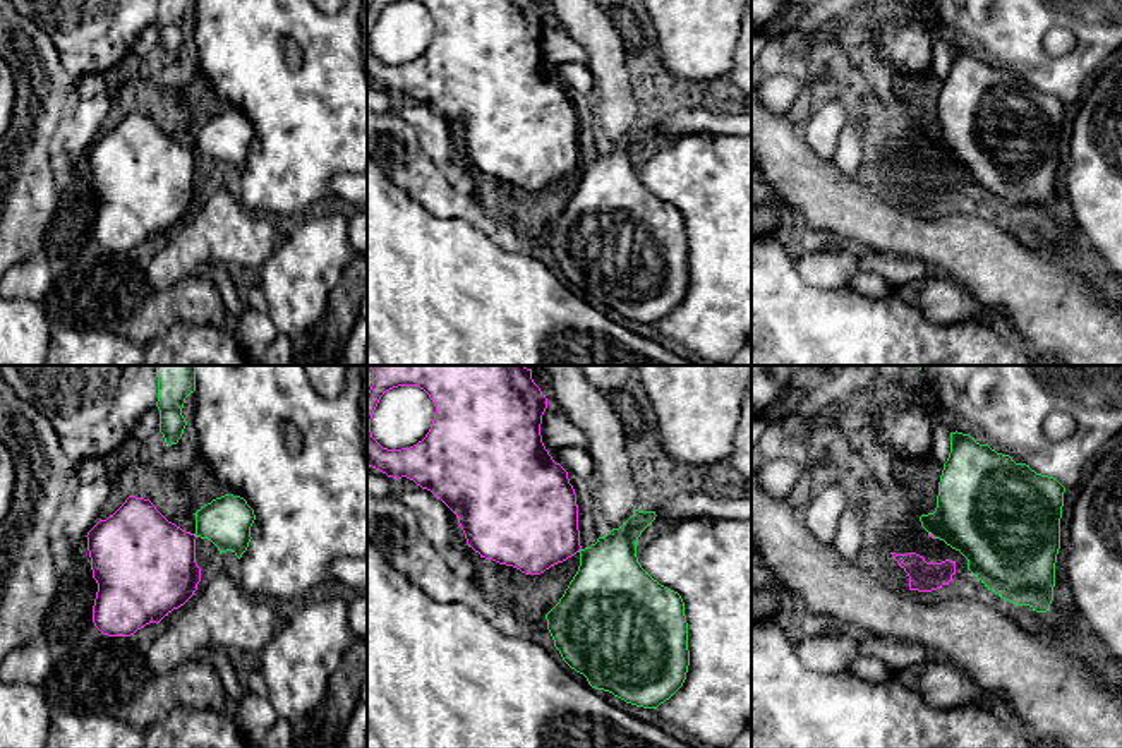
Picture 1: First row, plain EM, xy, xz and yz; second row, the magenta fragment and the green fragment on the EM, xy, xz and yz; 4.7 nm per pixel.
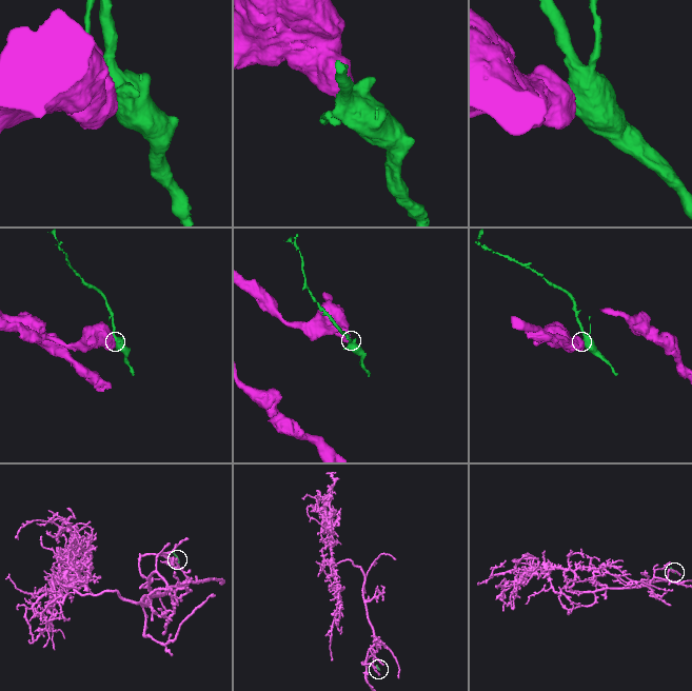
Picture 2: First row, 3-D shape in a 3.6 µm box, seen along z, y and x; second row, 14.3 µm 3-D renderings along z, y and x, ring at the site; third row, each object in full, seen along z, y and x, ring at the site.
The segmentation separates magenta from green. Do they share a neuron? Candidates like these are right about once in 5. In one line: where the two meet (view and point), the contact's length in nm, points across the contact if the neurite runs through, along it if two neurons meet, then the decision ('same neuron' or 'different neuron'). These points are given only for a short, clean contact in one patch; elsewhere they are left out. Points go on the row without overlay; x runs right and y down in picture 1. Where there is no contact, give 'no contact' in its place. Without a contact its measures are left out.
meets magenta in xy at (194, 151); contact 30 nm long; border along xy (194, 150), (196, 153); different neuron

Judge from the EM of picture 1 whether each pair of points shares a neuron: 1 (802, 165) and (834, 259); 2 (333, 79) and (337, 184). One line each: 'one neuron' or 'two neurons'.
1: two neurons
2: two neurons

